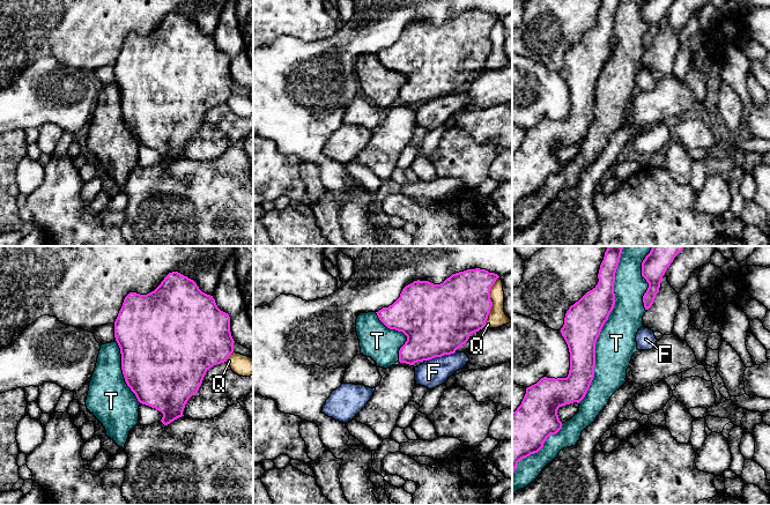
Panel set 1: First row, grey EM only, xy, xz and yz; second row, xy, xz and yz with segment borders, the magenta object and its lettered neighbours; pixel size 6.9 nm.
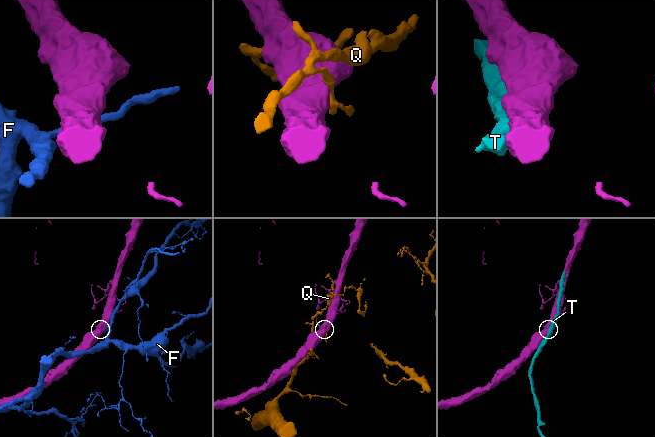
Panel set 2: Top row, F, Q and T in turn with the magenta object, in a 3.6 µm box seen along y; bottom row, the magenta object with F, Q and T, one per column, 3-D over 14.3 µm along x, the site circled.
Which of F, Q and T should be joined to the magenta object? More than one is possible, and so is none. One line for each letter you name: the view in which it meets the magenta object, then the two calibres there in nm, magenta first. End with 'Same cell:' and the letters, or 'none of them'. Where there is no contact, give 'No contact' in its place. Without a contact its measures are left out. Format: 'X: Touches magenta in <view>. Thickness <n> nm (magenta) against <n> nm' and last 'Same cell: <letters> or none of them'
T: Touches magenta in yz. Thickness 280 nm (magenta) against 280 nm
Same cell: T

